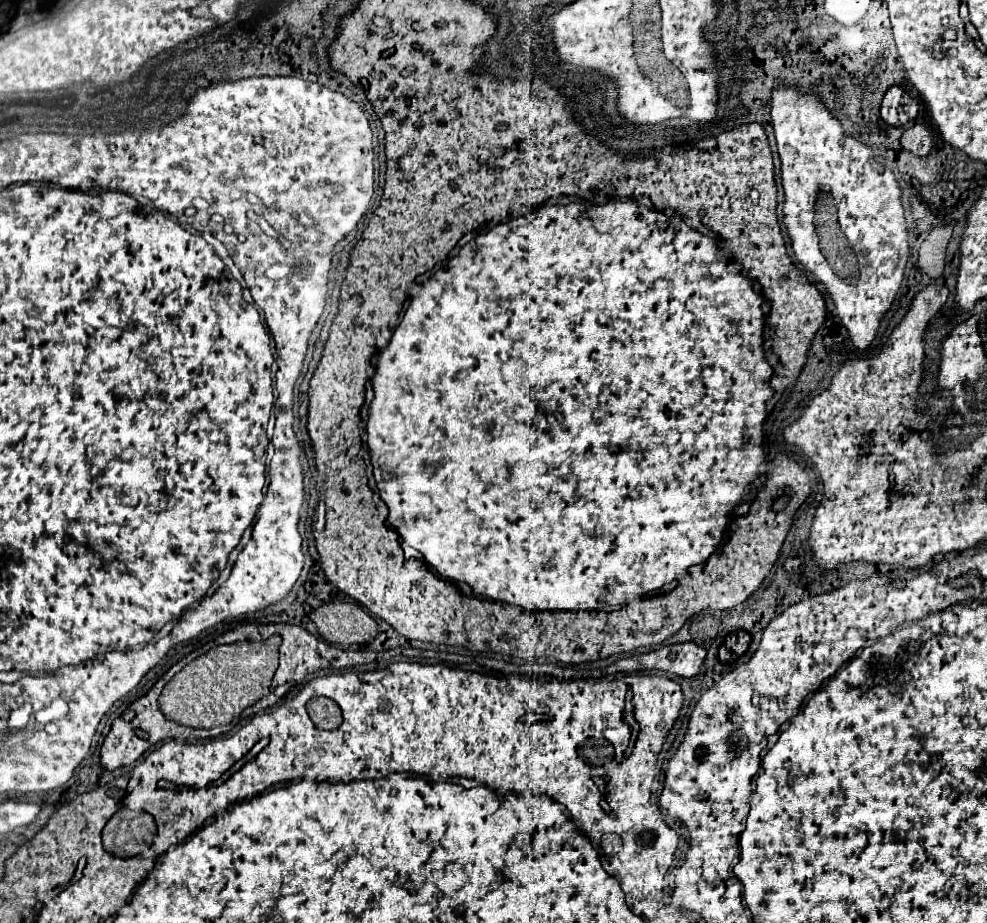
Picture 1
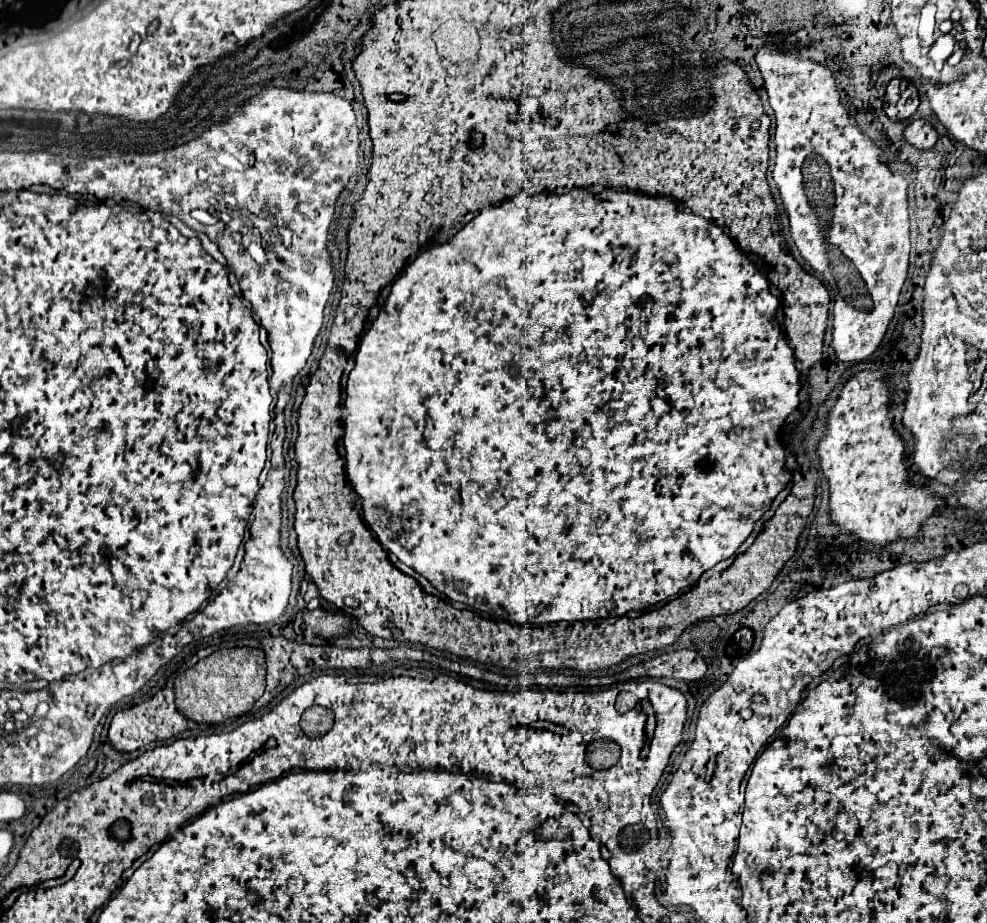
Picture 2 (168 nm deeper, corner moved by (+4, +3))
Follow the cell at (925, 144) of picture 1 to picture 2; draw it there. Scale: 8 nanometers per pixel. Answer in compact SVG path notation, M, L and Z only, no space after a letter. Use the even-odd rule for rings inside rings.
M915 119L905 127L905 139L917 149L931 149L937 141L937 131L923 119Z

